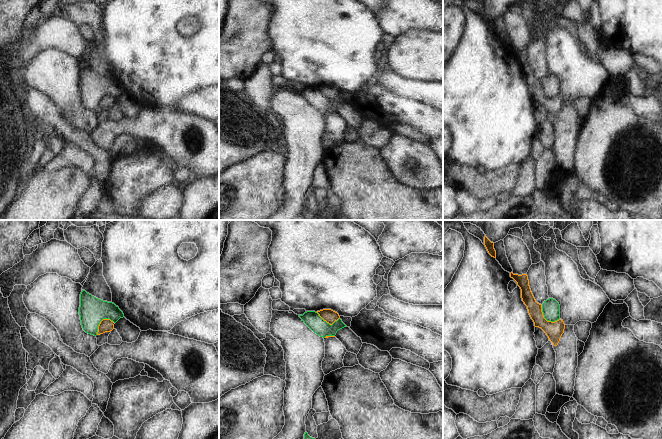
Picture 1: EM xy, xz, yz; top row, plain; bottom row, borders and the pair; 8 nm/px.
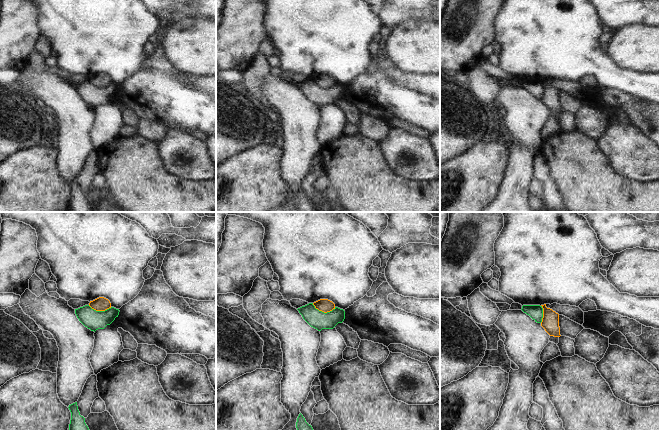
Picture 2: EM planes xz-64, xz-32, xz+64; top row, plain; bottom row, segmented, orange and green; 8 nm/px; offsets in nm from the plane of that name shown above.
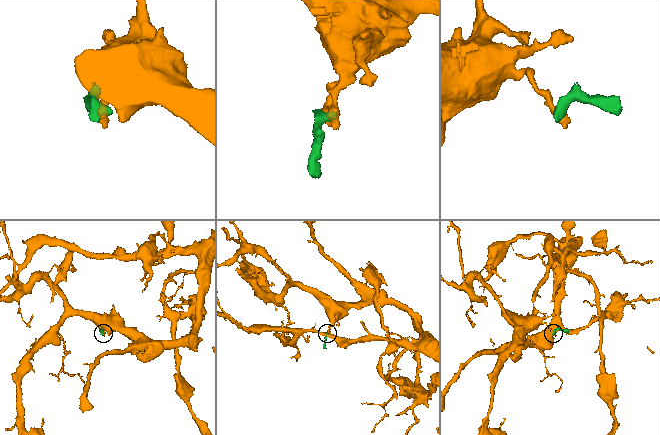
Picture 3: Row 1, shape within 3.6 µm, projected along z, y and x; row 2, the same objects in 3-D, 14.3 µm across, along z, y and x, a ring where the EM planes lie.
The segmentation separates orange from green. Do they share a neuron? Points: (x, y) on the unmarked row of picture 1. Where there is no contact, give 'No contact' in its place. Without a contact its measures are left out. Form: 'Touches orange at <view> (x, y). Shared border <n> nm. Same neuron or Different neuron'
Touches orange at yz (545, 95). Shared border 190 nm. Different neuron.

